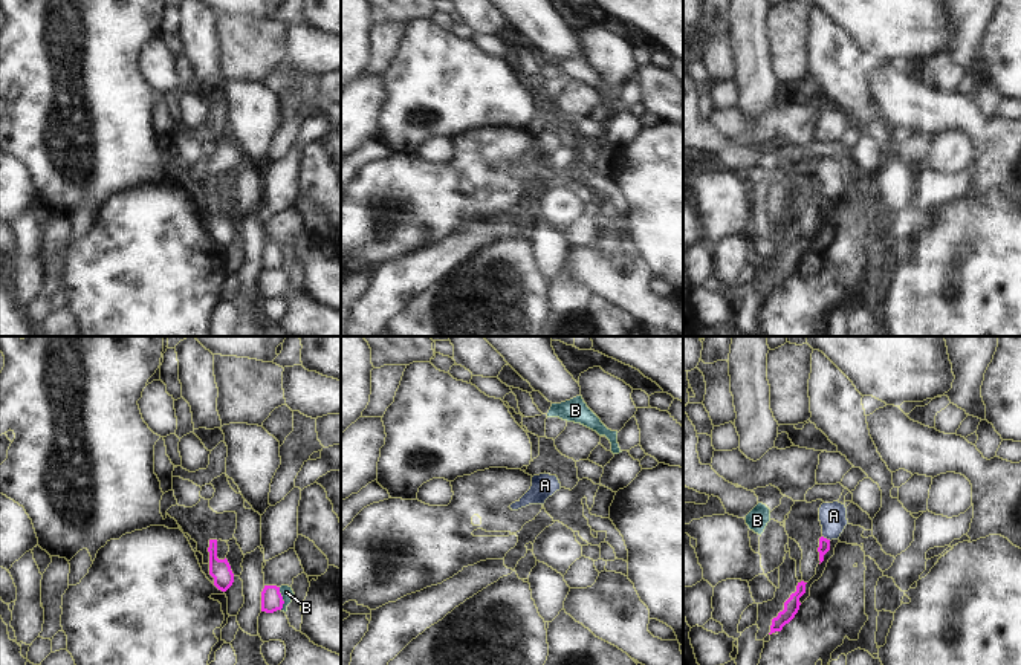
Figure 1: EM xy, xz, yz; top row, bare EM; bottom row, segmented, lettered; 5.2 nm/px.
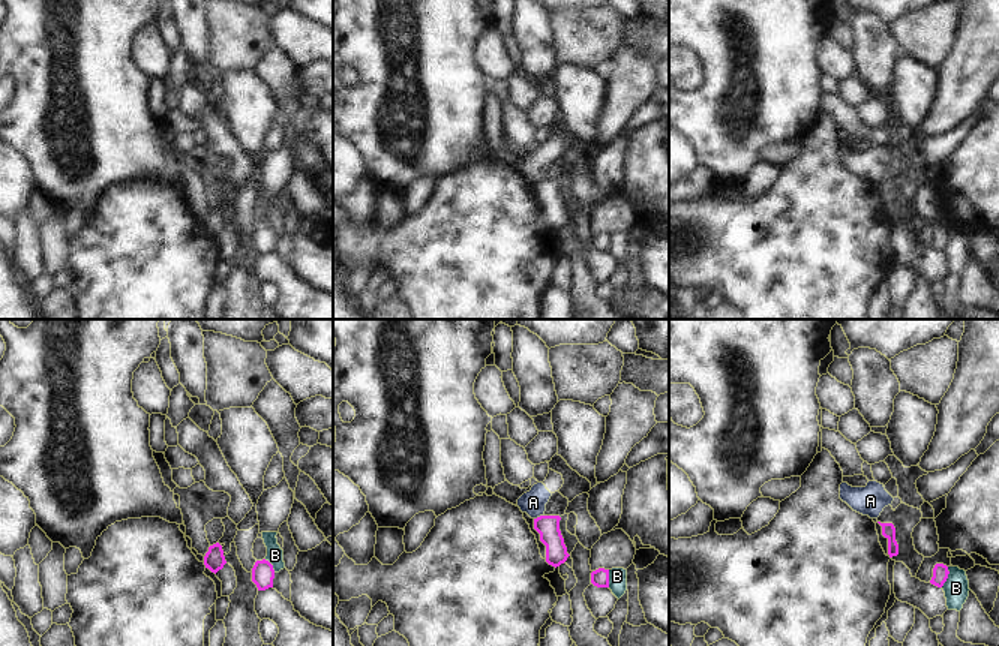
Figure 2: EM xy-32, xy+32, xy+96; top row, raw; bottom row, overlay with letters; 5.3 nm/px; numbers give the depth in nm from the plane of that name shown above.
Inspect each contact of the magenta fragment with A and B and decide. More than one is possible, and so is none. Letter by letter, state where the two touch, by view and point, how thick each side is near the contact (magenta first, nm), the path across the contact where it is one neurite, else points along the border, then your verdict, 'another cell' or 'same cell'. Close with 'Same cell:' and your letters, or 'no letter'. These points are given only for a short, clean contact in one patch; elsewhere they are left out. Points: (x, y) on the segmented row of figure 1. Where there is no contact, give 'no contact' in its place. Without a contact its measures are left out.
A: yz (826, 538) | 60/140 nm | along yz (823, 535), (830, 540) | another cell
B: xy (281, 598) | 110/70 nm | along xy (278, 587), (283, 596), (281, 609) | another cell
Same cell: no letter

